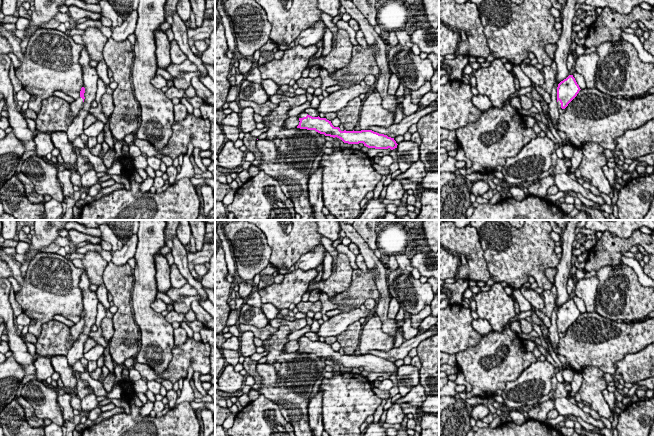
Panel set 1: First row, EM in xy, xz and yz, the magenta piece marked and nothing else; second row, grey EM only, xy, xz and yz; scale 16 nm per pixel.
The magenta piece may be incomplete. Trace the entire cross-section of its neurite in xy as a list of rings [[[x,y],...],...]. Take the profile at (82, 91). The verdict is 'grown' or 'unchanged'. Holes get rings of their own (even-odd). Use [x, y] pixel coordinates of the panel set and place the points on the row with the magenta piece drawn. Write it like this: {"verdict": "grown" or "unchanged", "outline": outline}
{"verdict": "grown", "outline": [[[82,87],[80,91],[80,97],[75,99],[73,102],[69,103],[70,110],[73,114],[73,116],[76,116],[81,109],[83,108],[83,103],[84,103],[84,93],[85,93],[85,88]]]}

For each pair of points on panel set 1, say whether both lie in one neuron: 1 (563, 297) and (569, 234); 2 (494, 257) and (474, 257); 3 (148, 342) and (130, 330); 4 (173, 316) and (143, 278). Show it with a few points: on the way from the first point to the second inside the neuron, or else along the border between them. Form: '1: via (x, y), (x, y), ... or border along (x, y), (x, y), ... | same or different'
1: via (562, 281), (567, 250) | same
2: border along (479, 234), (486, 268), (490, 276) | different
3: border along (131, 308), (139, 330) | different
4: border along (164, 317), (171, 324) | different

